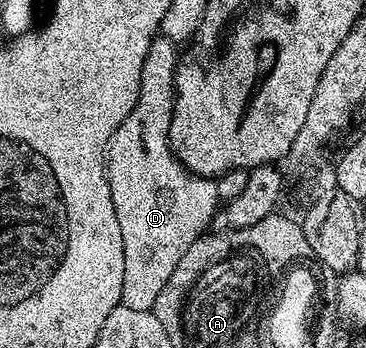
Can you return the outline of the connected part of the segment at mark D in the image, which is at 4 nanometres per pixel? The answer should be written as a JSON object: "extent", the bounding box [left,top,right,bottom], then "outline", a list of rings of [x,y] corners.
{"extent":[105,36,219,312],"outline":[[[160,36],[154,38],[147,56],[143,60],[143,76],[141,77],[141,99],[137,107],[121,124],[119,138],[123,141],[137,142],[141,138],[141,146],[108,147],[105,160],[105,171],[111,188],[111,200],[115,204],[115,220],[119,220],[119,232],[123,232],[123,292],[121,305],[135,308],[135,312],[152,310],[155,300],[159,300],[159,292],[163,292],[163,284],[171,280],[171,272],[182,259],[184,252],[191,244],[202,237],[204,230],[214,225],[219,213],[217,184],[214,179],[201,178],[186,170],[182,162],[173,157],[169,146],[169,129],[173,119],[173,89],[175,88],[175,72],[179,50],[170,38]]]}

